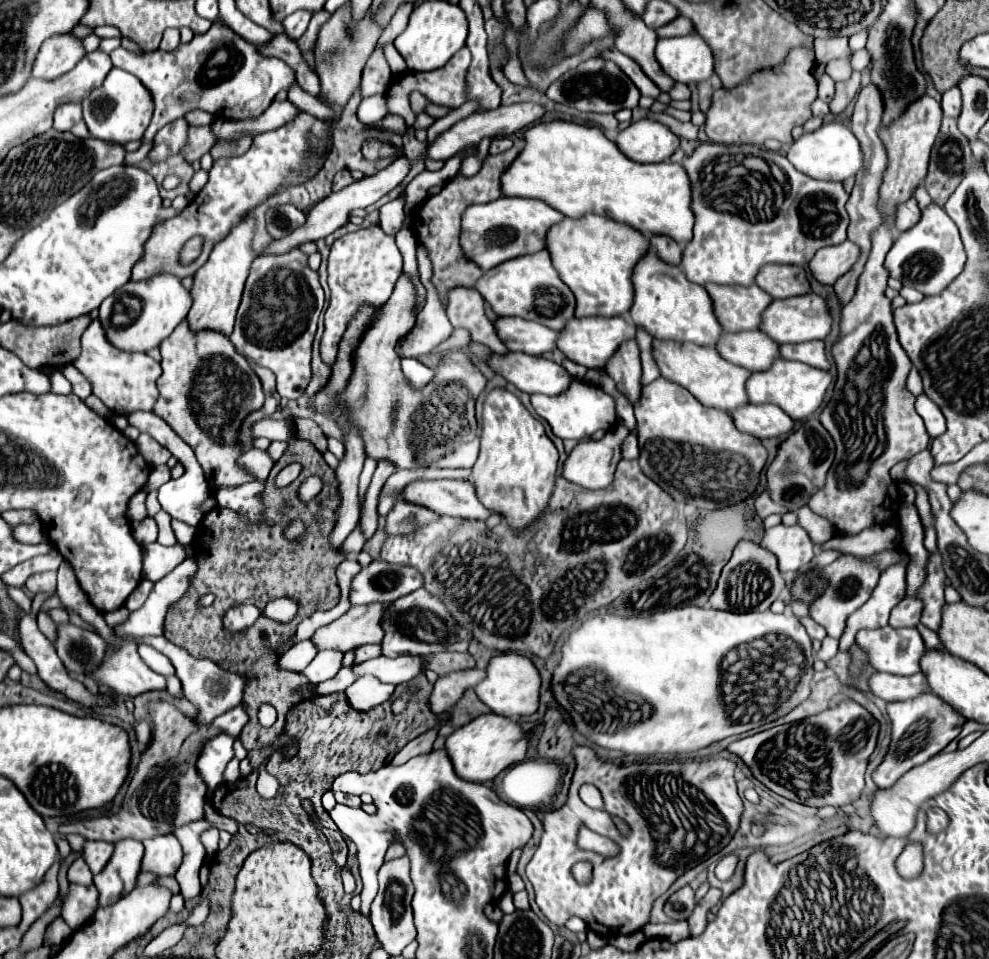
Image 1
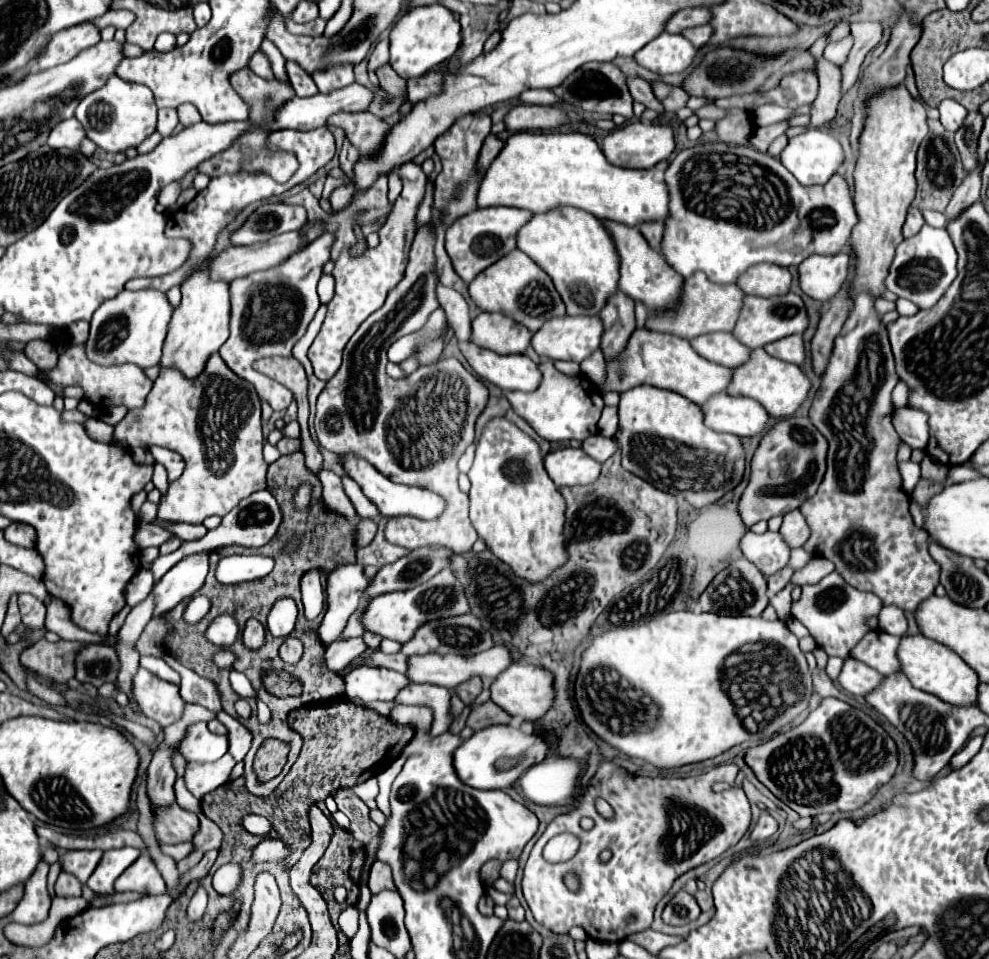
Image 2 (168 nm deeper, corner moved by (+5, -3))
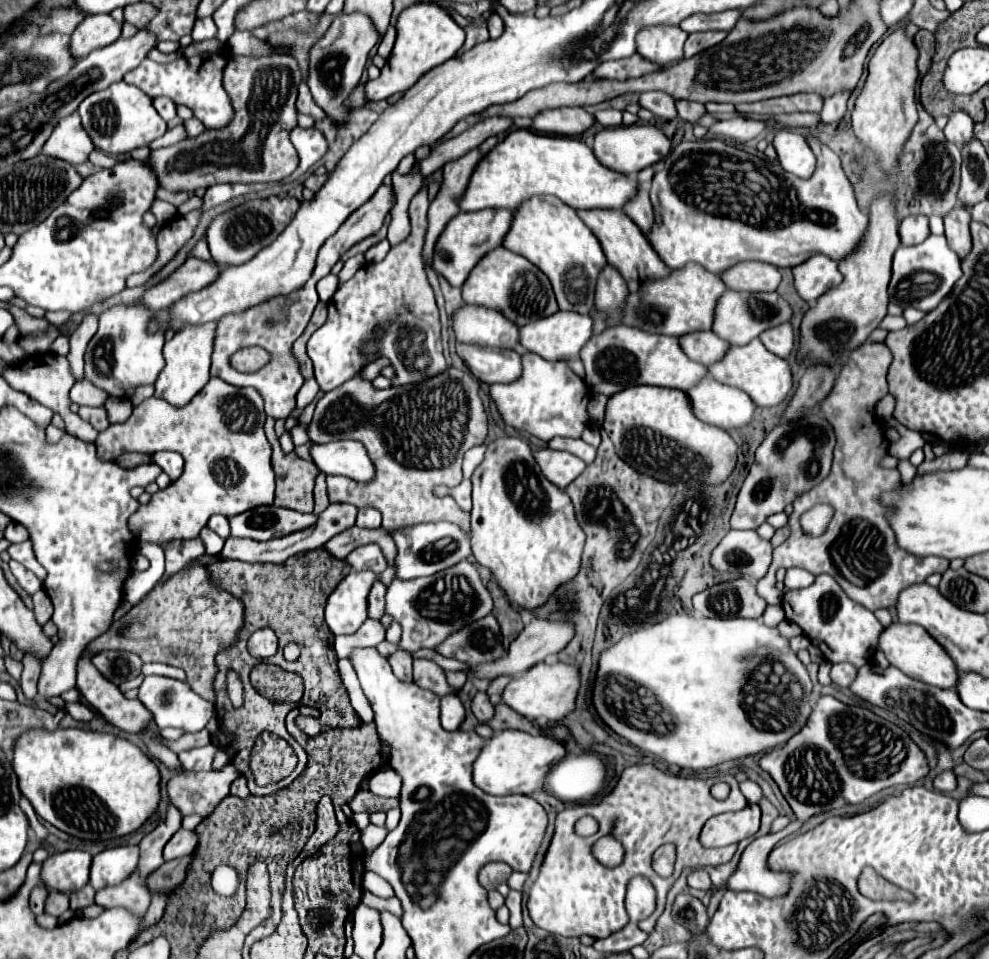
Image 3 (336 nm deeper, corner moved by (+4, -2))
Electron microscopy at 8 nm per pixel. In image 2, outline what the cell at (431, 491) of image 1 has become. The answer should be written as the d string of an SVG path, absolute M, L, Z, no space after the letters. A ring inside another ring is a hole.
M345 455L343 457L345 463L345 471L347 475L351 475L351 479L361 487L361 491L367 495L367 499L371 503L377 505L379 513L385 517L397 517L397 515L413 515L417 519L437 519L437 515L441 515L441 511L445 511L445 499L441 499L441 495L433 493L433 491L425 491L423 487L409 487L409 485L397 485L393 481L389 481L385 475L381 475L375 467L371 467L367 461L357 459L353 455Z

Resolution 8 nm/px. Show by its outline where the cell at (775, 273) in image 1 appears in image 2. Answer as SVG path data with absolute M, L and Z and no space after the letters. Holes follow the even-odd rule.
M759 263L753 265L745 275L739 277L737 285L747 295L757 297L773 297L773 295L785 295L791 287L791 273L789 269L783 269L779 265L771 263Z

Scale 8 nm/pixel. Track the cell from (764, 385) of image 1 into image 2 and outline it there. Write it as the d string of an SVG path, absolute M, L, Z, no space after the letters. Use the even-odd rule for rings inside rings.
M755 349L753 359L749 359L749 363L733 369L733 381L727 389L727 393L735 395L735 397L751 397L751 399L759 401L771 417L785 419L785 417L791 417L803 405L809 389L811 389L811 381L801 371L799 365L785 363L781 359L767 355L763 349Z

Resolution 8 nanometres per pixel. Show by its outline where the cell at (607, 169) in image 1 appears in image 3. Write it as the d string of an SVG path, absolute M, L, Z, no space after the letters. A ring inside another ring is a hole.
M516 128L512 130L470 176L470 186L466 194L458 198L458 208L462 212L474 212L484 208L508 208L516 210L522 200L536 194L552 194L564 204L580 208L622 208L624 202L636 192L638 182L614 170L602 166L594 152L580 140L568 136L538 134L532 130Z

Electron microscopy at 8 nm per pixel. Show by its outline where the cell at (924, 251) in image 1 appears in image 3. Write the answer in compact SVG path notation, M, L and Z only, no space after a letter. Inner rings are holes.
M930 234L922 244L916 246L900 246L894 254L892 264L892 280L888 286L890 300L896 302L900 308L916 308L922 312L934 310L946 294L952 290L952 286L962 276L960 270L960 258L950 250L944 236Z

